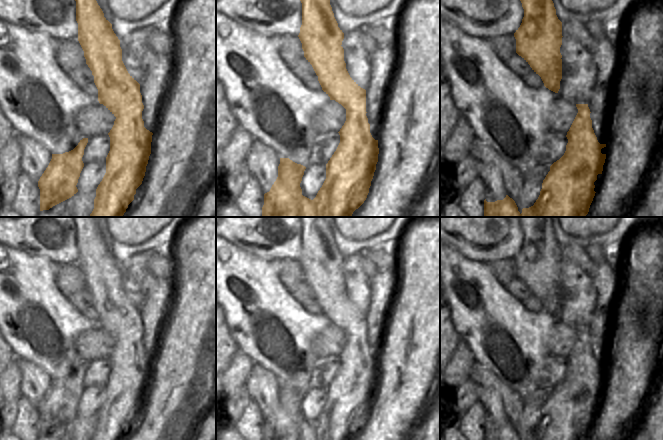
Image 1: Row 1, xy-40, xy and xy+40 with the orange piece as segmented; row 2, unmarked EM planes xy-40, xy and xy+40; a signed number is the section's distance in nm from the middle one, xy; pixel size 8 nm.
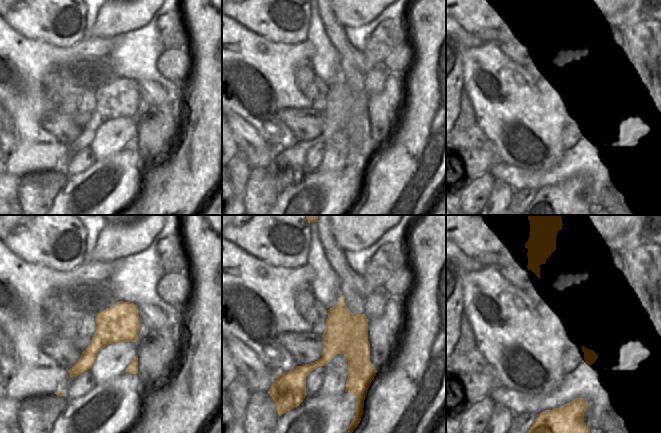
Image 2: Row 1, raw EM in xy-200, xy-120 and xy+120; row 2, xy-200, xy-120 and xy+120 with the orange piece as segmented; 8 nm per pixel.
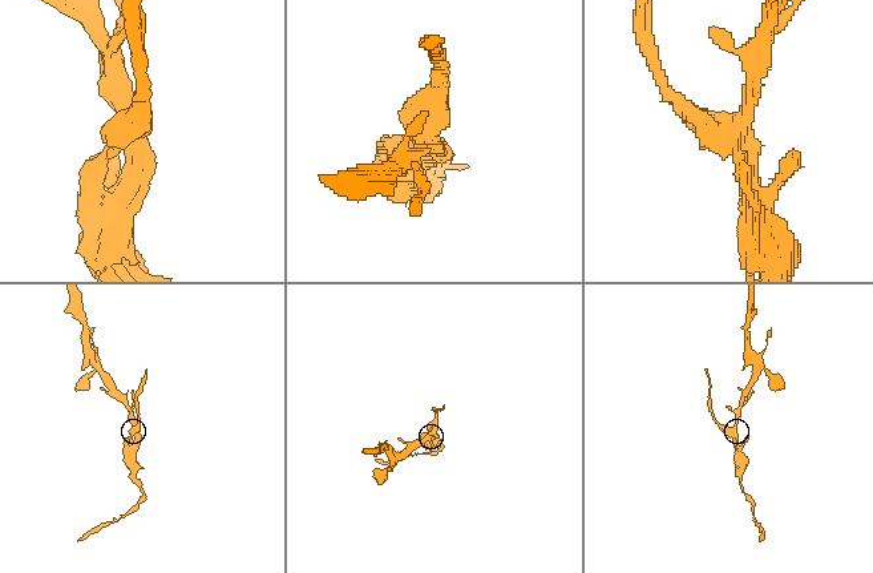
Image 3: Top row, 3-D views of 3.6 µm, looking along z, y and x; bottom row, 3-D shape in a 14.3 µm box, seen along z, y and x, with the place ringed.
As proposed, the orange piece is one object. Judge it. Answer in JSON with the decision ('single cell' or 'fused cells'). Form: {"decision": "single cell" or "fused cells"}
{"decision": "fused cells"}

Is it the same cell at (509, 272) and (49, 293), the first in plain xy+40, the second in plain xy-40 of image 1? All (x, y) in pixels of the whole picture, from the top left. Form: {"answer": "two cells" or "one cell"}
{"answer": "two cells"}

